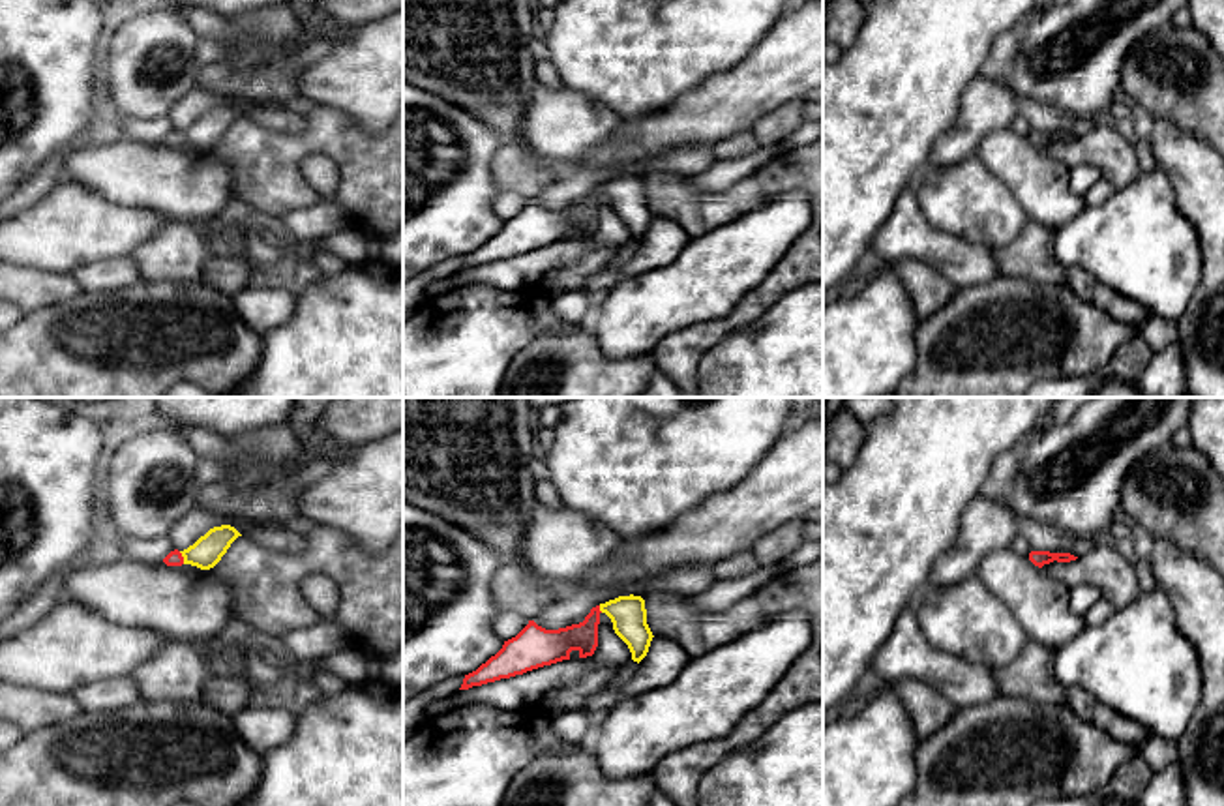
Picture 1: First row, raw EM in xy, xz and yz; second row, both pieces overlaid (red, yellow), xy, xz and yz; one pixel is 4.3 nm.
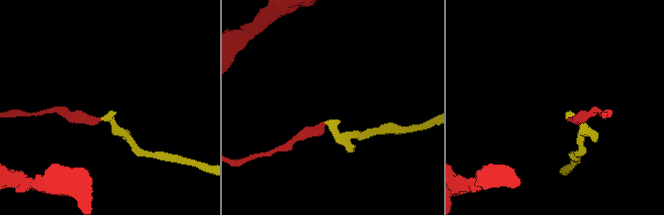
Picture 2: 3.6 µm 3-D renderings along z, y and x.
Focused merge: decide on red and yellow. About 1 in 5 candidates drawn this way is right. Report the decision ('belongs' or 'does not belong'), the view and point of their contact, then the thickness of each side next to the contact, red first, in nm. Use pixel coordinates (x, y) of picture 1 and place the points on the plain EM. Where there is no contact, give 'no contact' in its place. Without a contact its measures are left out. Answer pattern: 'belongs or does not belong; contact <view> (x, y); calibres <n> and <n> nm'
belongs; contact xy (182, 137); calibres 70 and 140 nm

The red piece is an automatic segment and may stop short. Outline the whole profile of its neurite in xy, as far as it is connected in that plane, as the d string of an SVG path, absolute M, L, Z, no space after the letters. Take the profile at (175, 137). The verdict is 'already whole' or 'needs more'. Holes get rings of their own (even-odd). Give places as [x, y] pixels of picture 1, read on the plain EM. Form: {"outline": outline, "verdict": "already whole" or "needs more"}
{"outline": "M231 105L214 107L187 129L171 131L163 139L163 142L167 146L191 144L201 150L210 150L221 141L221 137L227 133L227 129L238 116L242 114Z", "verdict": "needs more"}

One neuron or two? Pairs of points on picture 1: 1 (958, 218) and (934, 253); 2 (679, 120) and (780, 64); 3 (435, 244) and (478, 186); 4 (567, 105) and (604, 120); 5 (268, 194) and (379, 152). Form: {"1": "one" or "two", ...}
{"1": "two", "2": "one", "3": "one", "4": "one", "5": "one"}

